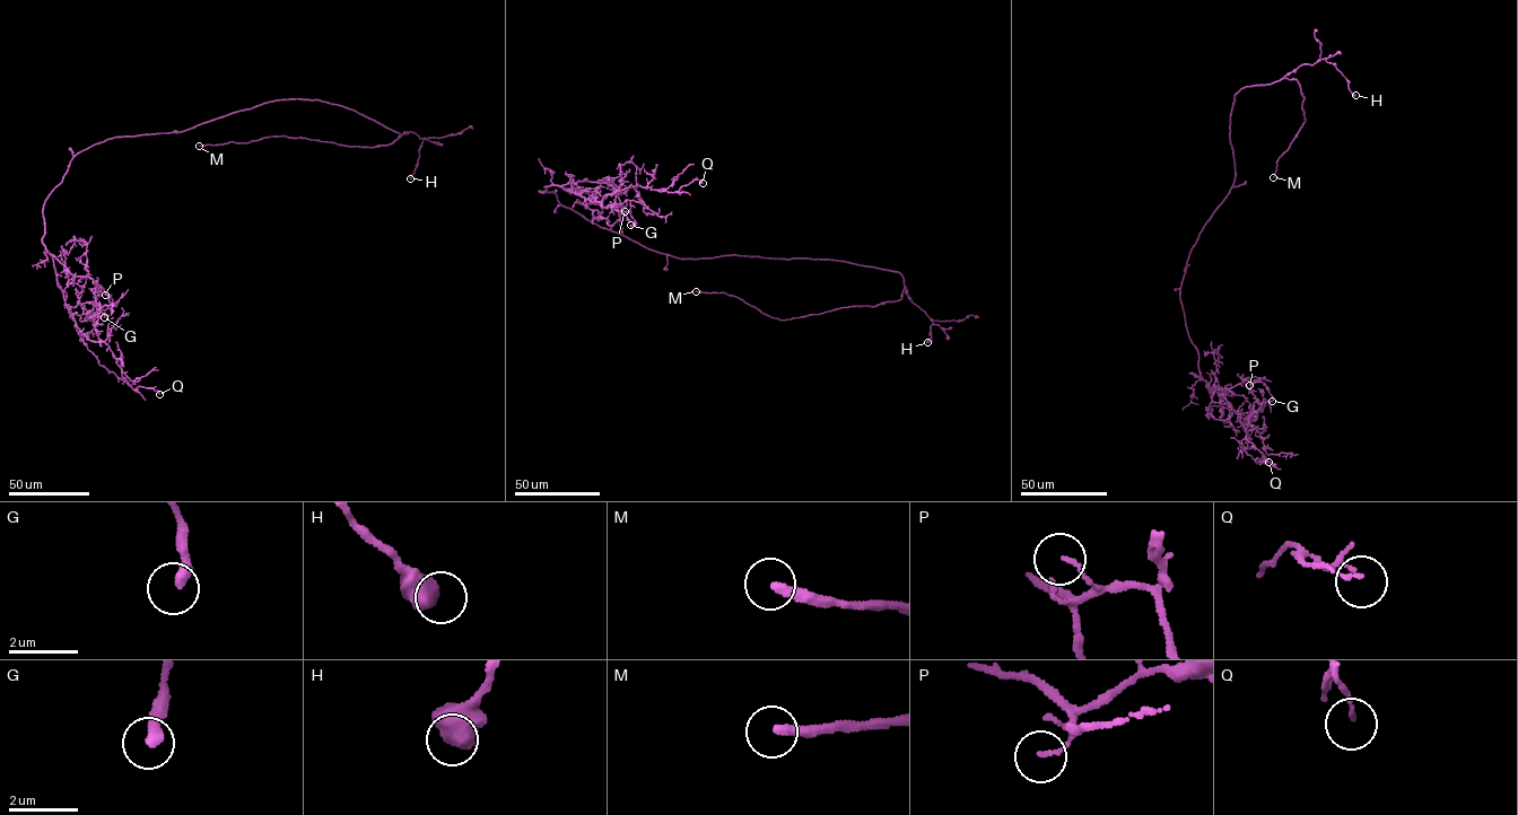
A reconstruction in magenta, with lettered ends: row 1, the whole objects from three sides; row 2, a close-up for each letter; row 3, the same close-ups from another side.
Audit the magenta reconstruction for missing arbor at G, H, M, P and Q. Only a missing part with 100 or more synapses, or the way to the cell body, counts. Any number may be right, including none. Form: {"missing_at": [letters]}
{"missing_at": ["M"]}

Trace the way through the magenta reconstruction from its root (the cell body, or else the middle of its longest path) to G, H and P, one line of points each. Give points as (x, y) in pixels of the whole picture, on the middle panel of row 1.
G: (682, 259), (601, 227), (560, 204), (556, 193), (539, 191), (605, 181), (635, 221), (630, 225)
H: (682, 259), (738, 255), (828, 260), (897, 271), (908, 296), (933, 322), (927, 342)
P: (682, 259), (601, 227), (560, 204), (556, 193), (539, 191), (552, 184), (605, 181), (625, 211)

